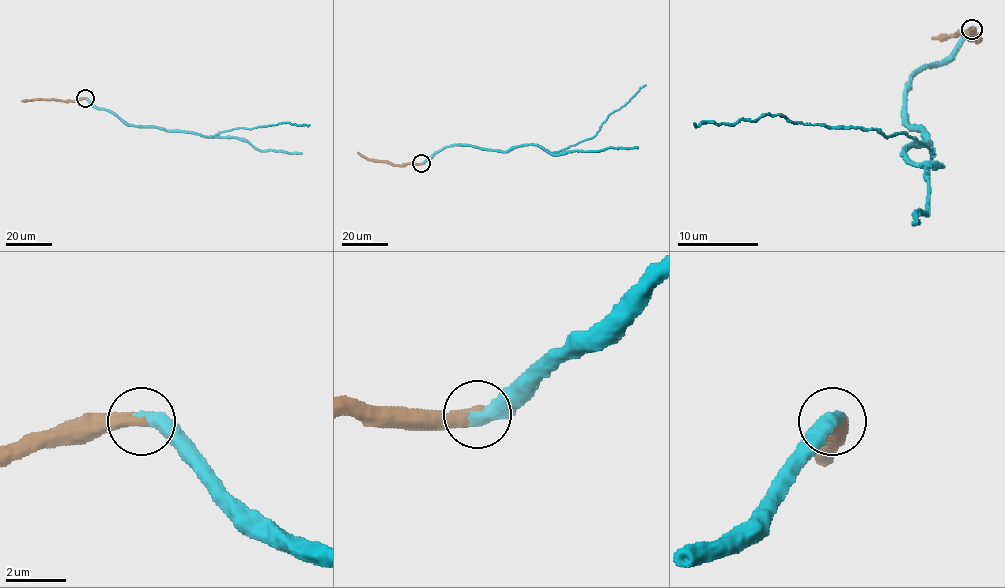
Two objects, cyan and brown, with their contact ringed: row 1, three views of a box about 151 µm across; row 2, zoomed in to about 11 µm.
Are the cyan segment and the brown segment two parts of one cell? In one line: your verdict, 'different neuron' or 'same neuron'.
same neuron

